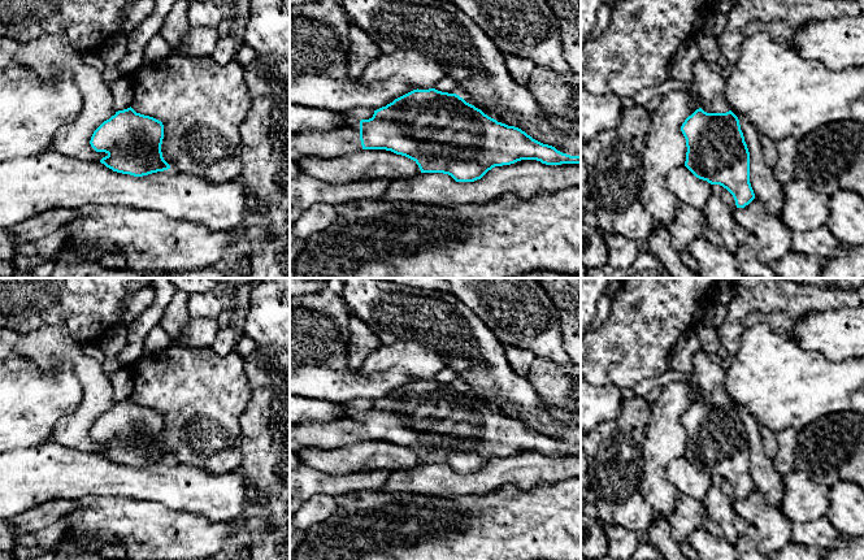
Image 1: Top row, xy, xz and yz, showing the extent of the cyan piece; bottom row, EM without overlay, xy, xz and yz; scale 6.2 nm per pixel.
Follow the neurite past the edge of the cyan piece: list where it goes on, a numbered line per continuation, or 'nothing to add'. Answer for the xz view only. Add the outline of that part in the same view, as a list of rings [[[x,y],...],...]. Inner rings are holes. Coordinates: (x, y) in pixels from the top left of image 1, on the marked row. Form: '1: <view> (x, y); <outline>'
1: xz (346, 139); [[[360,121],[343,125],[333,131],[300,131],[290,134],[290,161],[301,159],[333,159],[362,151]]]

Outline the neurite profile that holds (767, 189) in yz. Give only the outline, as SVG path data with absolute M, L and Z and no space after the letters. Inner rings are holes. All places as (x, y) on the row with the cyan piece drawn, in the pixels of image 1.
M738 116L738 120L750 152L750 183L755 197L769 213L780 217L785 203L783 186L774 177L773 169L763 160L761 144L755 127L742 116Z

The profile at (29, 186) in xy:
M52 149L0 162L0 229L45 210L86 204L156 210L227 231L243 223L251 200L236 179L213 183L201 174L173 169L134 177Z

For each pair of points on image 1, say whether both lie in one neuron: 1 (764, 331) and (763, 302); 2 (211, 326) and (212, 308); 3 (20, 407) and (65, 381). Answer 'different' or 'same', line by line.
1: different
2: different
3: same

